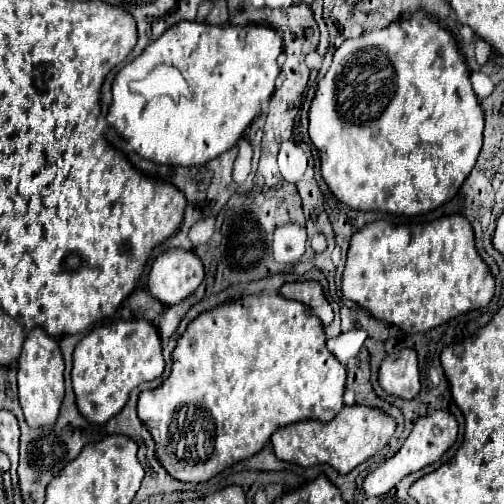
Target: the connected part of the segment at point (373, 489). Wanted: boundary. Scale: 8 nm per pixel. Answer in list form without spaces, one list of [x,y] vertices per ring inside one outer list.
[[[434,411],[434,413],[418,419],[416,425],[414,425],[414,429],[406,437],[402,449],[394,457],[390,457],[384,465],[380,465],[376,471],[372,471],[370,475],[366,475],[366,479],[364,479],[364,493],[368,497],[384,495],[388,489],[392,489],[406,475],[410,475],[414,471],[420,471],[426,465],[436,463],[454,445],[456,435],[458,435],[458,423],[456,423],[454,415],[448,413],[448,411]]]

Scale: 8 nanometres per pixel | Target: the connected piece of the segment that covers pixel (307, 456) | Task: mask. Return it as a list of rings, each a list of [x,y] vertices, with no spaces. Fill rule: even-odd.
[[[352,405],[344,407],[332,421],[298,421],[286,427],[280,427],[272,435],[272,449],[278,459],[292,461],[302,467],[310,467],[316,463],[328,463],[338,473],[346,475],[354,467],[358,467],[362,461],[376,455],[394,435],[396,421],[386,415],[380,409],[364,407],[364,405]]]

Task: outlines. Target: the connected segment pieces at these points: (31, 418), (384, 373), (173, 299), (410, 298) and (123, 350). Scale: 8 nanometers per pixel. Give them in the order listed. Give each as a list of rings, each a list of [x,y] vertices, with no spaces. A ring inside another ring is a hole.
[[[42,327],[30,331],[18,357],[18,395],[20,405],[30,427],[42,427],[56,423],[62,399],[64,399],[64,359],[58,341],[50,337]]]
[[[402,349],[398,359],[386,357],[378,375],[380,387],[396,397],[414,399],[420,393],[420,369],[414,349]]]
[[[168,249],[152,263],[148,289],[160,303],[174,305],[194,293],[202,279],[204,267],[194,251]]]
[[[448,215],[414,225],[394,225],[388,221],[368,223],[354,233],[342,275],[342,293],[346,299],[366,307],[376,319],[398,325],[406,333],[424,333],[460,313],[486,307],[494,297],[494,289],[494,275],[478,255],[474,247],[474,231],[464,215]]]
[[[132,319],[94,327],[74,349],[72,387],[80,415],[90,423],[106,423],[110,417],[122,411],[134,387],[158,379],[162,371],[164,359],[160,337],[152,323],[144,319]]]

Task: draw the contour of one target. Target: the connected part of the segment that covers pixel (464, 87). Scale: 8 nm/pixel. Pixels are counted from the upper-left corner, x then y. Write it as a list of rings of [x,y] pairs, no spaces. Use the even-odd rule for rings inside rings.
[[[422,9],[410,17],[404,17],[400,21],[390,23],[386,29],[362,33],[356,39],[346,39],[336,49],[328,73],[318,83],[316,95],[314,95],[312,105],[310,105],[308,119],[310,119],[308,133],[310,133],[312,143],[316,145],[316,149],[320,153],[320,161],[322,161],[322,177],[328,183],[334,197],[352,209],[384,211],[384,213],[396,213],[396,215],[428,213],[428,211],[436,209],[436,207],[440,207],[452,199],[476,163],[476,157],[478,157],[480,147],[482,147],[482,131],[484,131],[484,111],[480,109],[478,97],[472,91],[470,71],[466,67],[466,61],[464,61],[452,33],[442,29],[438,25],[438,21],[430,19]]]

